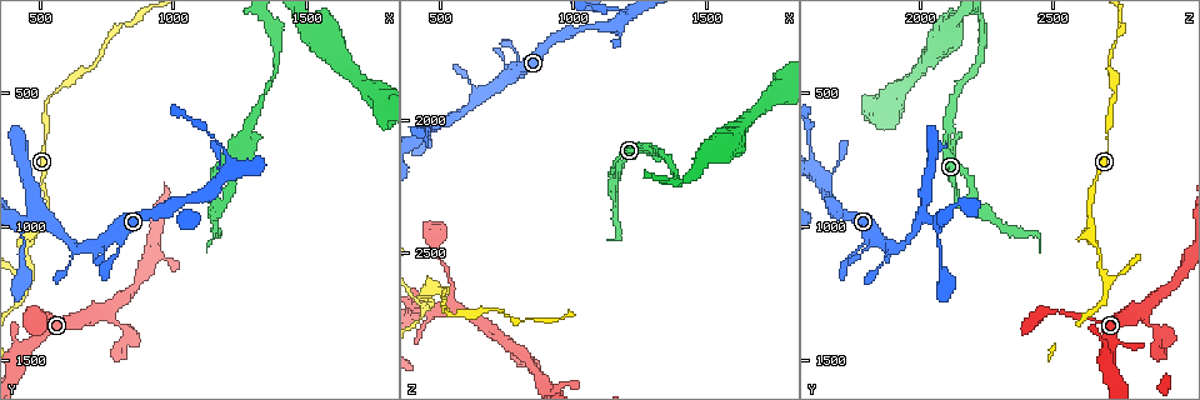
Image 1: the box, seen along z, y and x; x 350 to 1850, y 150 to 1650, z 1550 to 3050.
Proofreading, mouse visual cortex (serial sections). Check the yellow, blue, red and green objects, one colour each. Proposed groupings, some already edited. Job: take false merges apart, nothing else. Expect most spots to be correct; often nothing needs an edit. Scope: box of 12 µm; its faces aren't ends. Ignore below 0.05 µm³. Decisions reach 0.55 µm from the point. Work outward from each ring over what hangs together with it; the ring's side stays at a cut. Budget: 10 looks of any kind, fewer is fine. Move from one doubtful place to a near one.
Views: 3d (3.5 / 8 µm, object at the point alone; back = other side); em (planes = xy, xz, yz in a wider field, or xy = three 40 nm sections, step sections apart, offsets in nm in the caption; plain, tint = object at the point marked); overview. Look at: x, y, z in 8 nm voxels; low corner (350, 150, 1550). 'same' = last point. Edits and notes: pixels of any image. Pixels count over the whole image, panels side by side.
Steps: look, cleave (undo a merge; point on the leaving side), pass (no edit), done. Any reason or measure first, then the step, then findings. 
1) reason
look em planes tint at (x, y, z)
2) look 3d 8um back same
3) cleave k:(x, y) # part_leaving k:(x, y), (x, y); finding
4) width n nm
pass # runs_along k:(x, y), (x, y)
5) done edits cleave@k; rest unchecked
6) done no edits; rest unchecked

abrupt turn
look 3d 3.5um at (1200, 920, 2140)

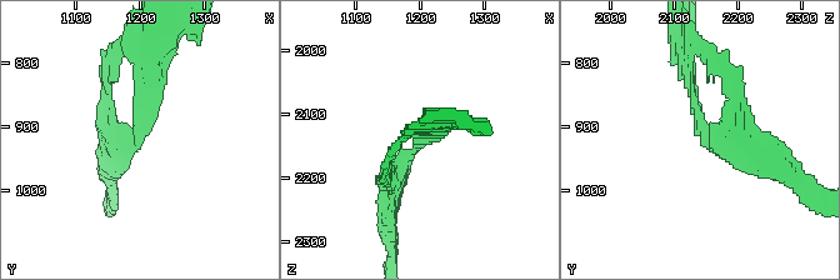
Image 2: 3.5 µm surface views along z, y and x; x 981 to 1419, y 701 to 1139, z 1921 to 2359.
now the EM
look em xy step 5 tint at (1200, 915, 2145)

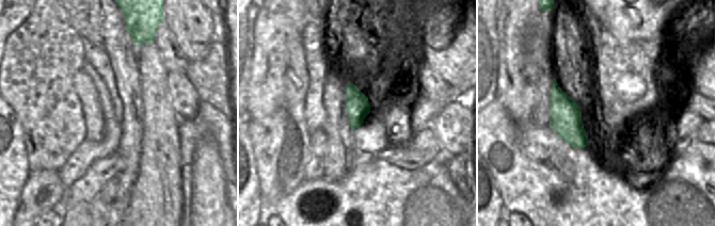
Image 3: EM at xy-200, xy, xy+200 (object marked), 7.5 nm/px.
width 180 nm
pass # runs_along 2:(685, 60), (698, 129), (765, 163); all the same cell

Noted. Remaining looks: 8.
sudden change in width
look 3d 3.5um at (490, 1310, 2480)

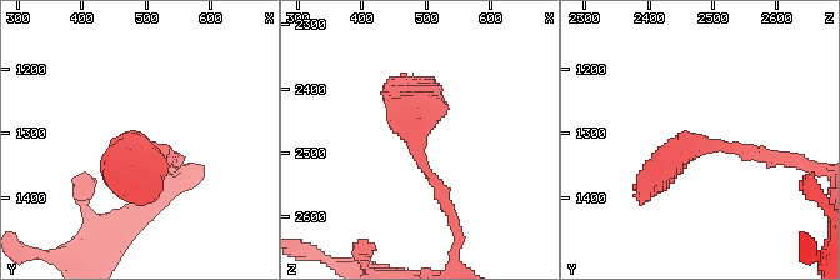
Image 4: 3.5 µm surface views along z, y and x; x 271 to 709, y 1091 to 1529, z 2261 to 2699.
arm_widths 150, 350 nm; shape alone is not enough
look em xy step 3 tint at (490, 1320, 2490)

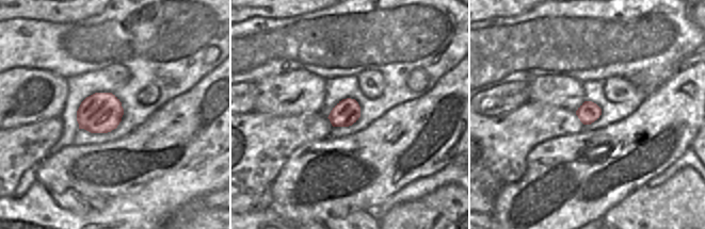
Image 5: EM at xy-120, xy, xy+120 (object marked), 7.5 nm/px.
pass # runs_along 4:(775, 155), (689, 144), (644, 198); one cell here

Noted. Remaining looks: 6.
abrupt turn
look 3d 3.5um at (820, 1390, 2890)

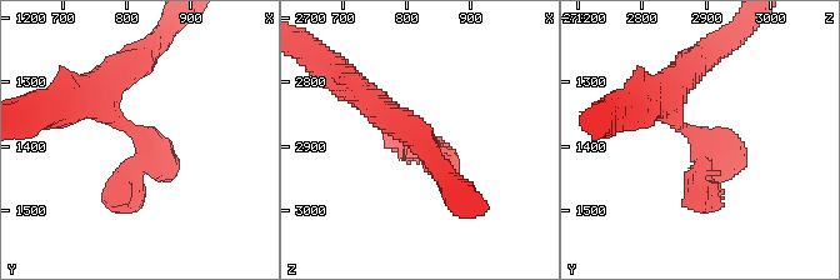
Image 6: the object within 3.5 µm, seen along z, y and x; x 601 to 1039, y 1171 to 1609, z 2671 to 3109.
shape alone is not enough
look em xy step 3 tint at (830, 1395, 2895)

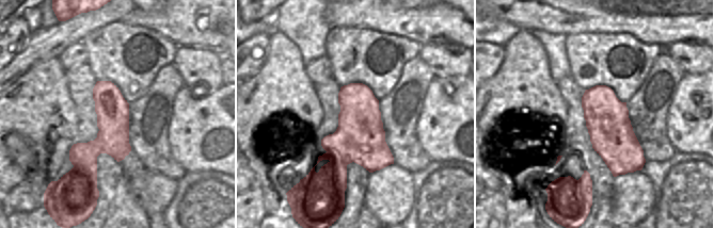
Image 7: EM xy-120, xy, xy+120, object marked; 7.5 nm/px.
pass # runs_along 7:(108, 83), (94, 177); continuous, no second cell

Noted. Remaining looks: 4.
three-way junction
look 3d 8um at (470, 1210, 2700)

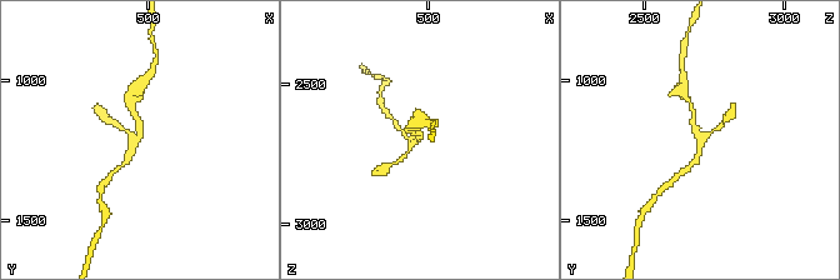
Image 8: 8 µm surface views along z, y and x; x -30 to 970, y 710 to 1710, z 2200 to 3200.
arms 3; arm_widths 150, 150, 150 nm; shape alone is not enough
look em xy step 3 tint at (470, 1210, 2700)

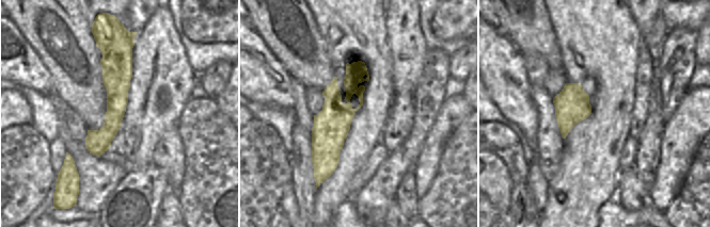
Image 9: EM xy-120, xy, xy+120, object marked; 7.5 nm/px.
pass # runs_along 8:(129, 105), (139, 138), (119, 168); continuous, no second cell

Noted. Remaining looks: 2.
done no edits; rest unchecked

